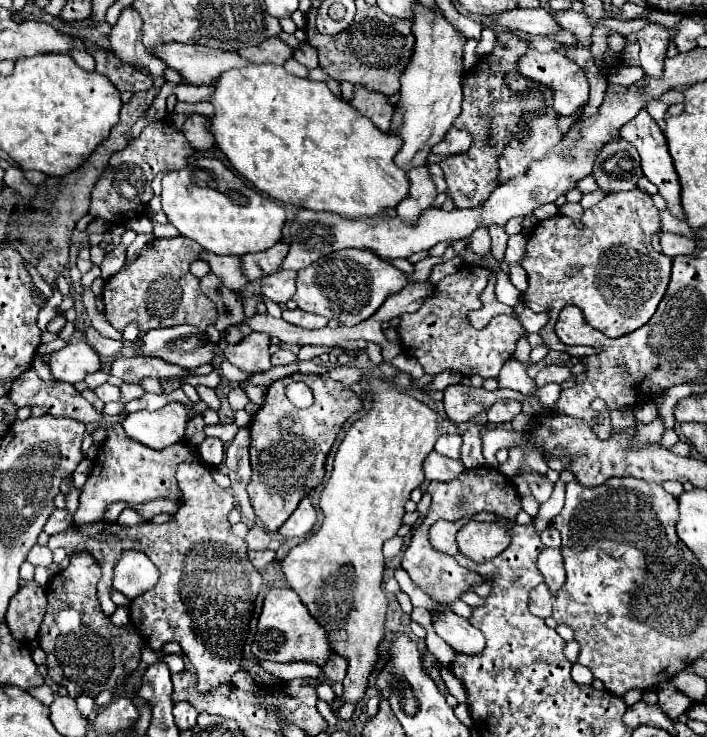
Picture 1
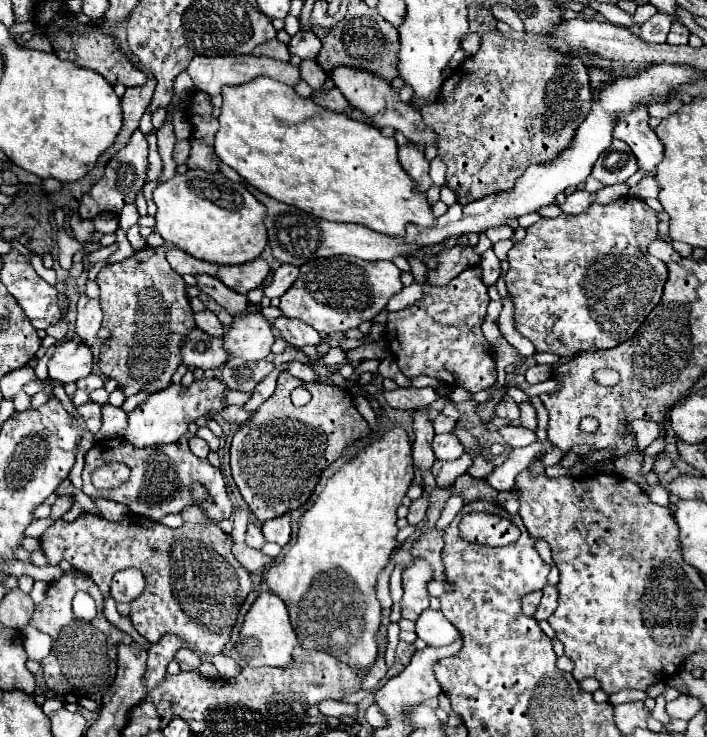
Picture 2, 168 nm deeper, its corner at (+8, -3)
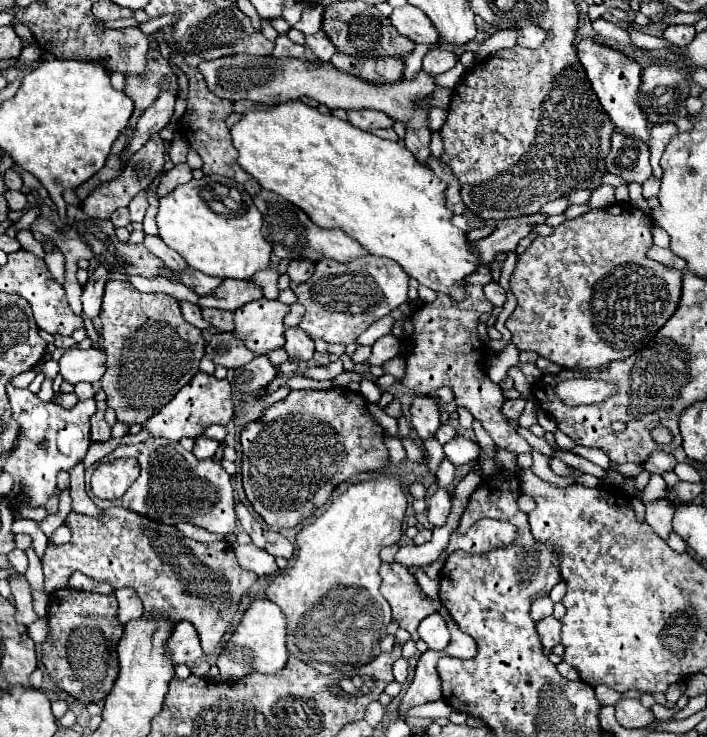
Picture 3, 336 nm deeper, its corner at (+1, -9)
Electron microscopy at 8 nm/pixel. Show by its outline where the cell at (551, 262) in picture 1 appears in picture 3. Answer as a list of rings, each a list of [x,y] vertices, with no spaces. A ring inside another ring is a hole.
[[[614,203],[612,207],[606,209],[594,209],[582,217],[564,221],[562,225],[556,227],[556,231],[548,237],[536,237],[532,241],[532,245],[518,255],[518,263],[516,269],[510,277],[510,289],[518,299],[518,305],[514,309],[514,313],[508,317],[506,327],[512,331],[512,341],[518,347],[518,351],[534,351],[544,359],[550,359],[552,363],[566,367],[566,369],[586,369],[586,371],[594,371],[594,369],[604,369],[608,367],[612,361],[616,359],[626,359],[630,355],[634,355],[636,351],[640,351],[656,333],[658,329],[674,315],[678,303],[680,303],[680,293],[682,293],[682,277],[684,273],[678,269],[670,269],[666,265],[654,263],[650,259],[646,259],[646,247],[652,245],[652,219],[650,215],[646,215],[644,211],[640,211],[636,205],[632,203]]]

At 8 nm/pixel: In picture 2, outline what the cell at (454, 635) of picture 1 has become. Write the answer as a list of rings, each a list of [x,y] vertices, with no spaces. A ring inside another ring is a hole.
[[[425,609],[419,619],[417,619],[417,629],[415,633],[427,643],[427,645],[451,645],[453,641],[457,641],[461,635],[455,629],[455,625],[451,621],[447,621],[447,617],[441,611],[435,609]]]

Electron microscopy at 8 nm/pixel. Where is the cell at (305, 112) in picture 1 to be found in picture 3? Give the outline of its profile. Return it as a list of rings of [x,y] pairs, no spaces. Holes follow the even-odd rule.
[[[288,101],[288,103],[272,105],[268,111],[266,109],[248,111],[244,115],[244,119],[232,127],[232,141],[234,141],[234,147],[238,149],[238,163],[240,163],[240,167],[244,171],[248,171],[254,179],[258,179],[258,183],[262,185],[262,189],[274,191],[274,193],[282,195],[286,201],[290,201],[292,205],[296,205],[298,209],[302,209],[318,227],[336,227],[336,229],[342,229],[348,237],[352,237],[366,251],[370,251],[370,255],[388,257],[394,263],[398,263],[406,271],[406,275],[408,277],[414,277],[420,285],[426,285],[426,287],[430,287],[430,289],[434,289],[438,293],[446,293],[452,301],[458,301],[458,303],[462,299],[466,299],[466,293],[462,289],[462,281],[478,269],[478,265],[480,265],[478,251],[466,239],[466,231],[462,231],[462,229],[458,229],[458,227],[452,225],[454,213],[446,207],[446,197],[444,197],[444,191],[446,191],[448,183],[442,181],[440,177],[436,177],[436,173],[428,165],[418,163],[416,157],[404,147],[404,143],[380,139],[380,137],[376,137],[372,133],[366,133],[366,131],[362,131],[358,127],[352,127],[352,123],[342,121],[342,119],[338,119],[334,115],[322,115],[322,113],[318,113],[318,109],[308,107],[302,101]]]

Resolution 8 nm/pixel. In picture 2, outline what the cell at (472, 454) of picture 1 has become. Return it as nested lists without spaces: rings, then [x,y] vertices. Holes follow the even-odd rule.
[[[463,453],[459,459],[453,459],[453,461],[435,461],[433,465],[433,475],[435,475],[435,481],[439,487],[447,487],[451,485],[459,475],[467,473],[469,467],[471,467],[473,459],[469,453]]]

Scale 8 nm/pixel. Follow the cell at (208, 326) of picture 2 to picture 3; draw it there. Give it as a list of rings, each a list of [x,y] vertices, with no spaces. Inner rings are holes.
[[[180,301],[180,309],[182,309],[182,317],[184,317],[188,323],[192,323],[194,327],[198,327],[198,329],[208,329],[208,327],[210,327],[210,323],[206,323],[206,321],[202,319],[198,305],[188,303],[188,301]]]

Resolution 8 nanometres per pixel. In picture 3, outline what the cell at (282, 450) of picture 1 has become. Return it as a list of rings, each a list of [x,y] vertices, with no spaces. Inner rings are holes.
[[[350,389],[290,391],[290,395],[266,409],[266,413],[242,431],[242,479],[244,491],[256,513],[270,527],[294,527],[320,509],[332,489],[358,473],[370,473],[388,465],[384,429],[366,409],[366,399]]]

